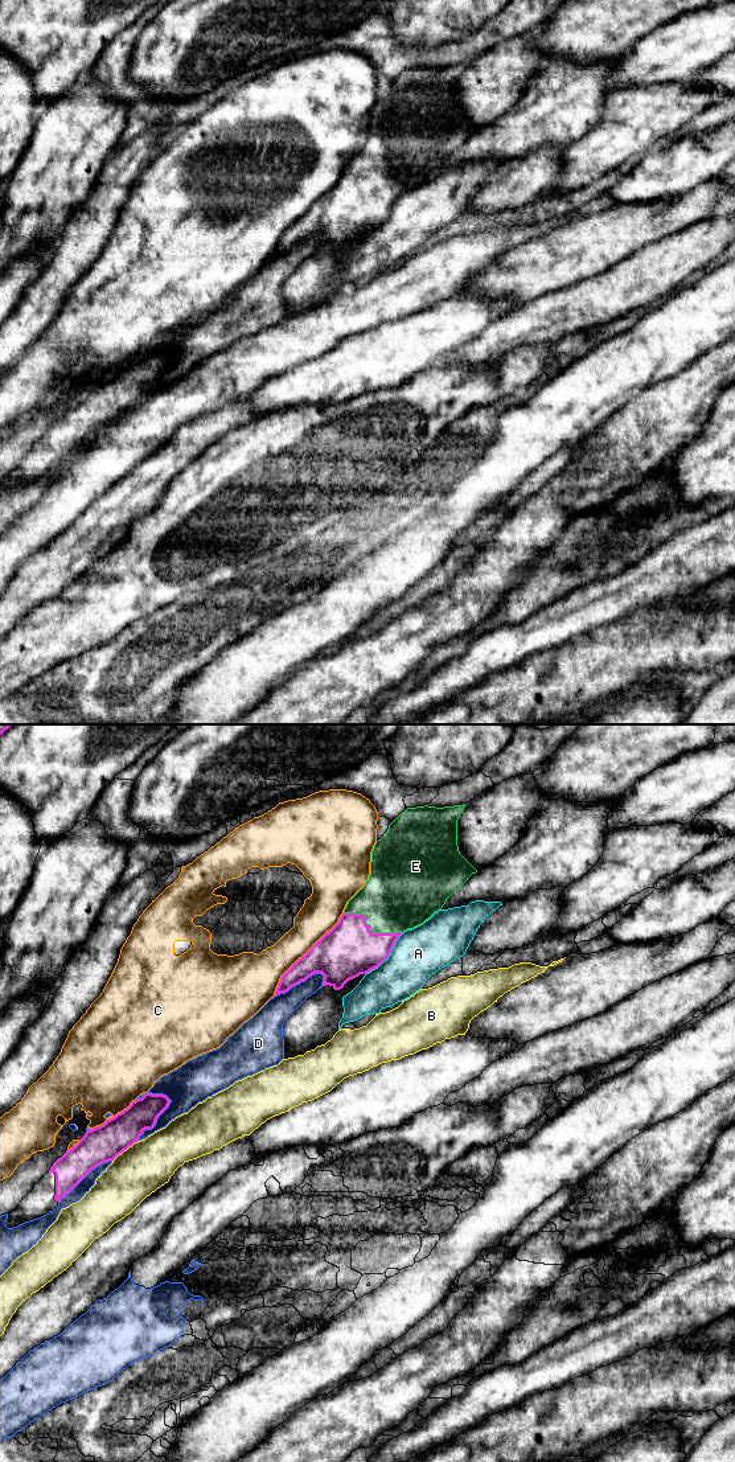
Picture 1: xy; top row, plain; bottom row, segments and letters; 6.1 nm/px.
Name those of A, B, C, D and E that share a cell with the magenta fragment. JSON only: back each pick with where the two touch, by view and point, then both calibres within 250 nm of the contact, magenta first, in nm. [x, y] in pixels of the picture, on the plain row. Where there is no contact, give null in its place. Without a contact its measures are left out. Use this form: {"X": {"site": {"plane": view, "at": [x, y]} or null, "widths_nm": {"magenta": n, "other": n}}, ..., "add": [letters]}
{"E": {"site": {"plane": "xy", "at": [369, 188]}, "widths_nm": {"magenta": 320, "other": 420}}, "add": ["E"]}

